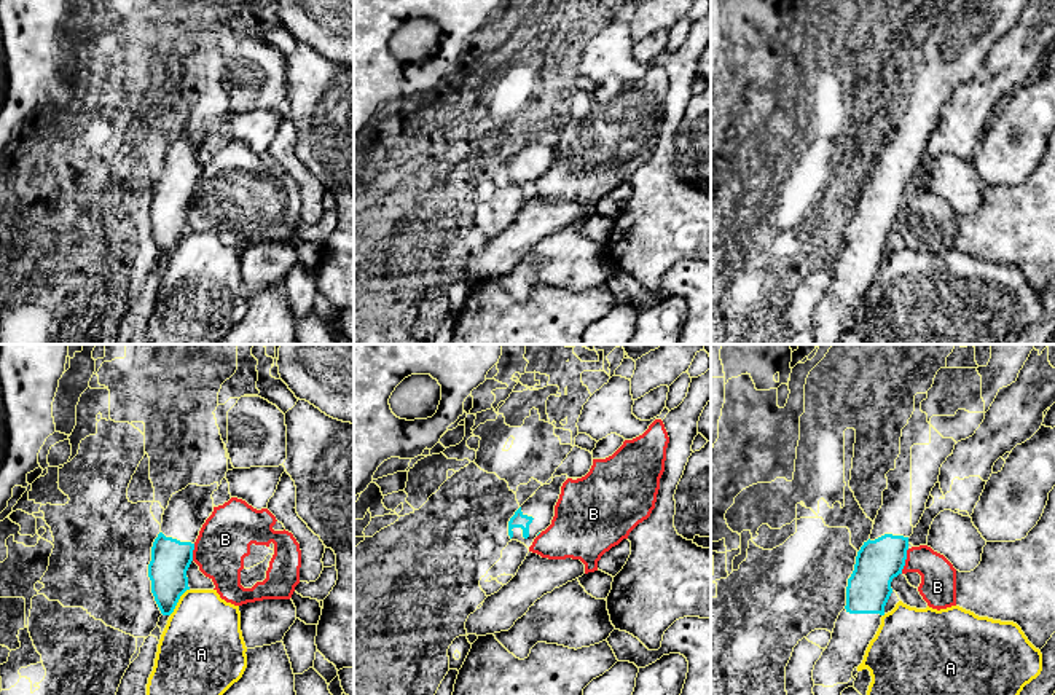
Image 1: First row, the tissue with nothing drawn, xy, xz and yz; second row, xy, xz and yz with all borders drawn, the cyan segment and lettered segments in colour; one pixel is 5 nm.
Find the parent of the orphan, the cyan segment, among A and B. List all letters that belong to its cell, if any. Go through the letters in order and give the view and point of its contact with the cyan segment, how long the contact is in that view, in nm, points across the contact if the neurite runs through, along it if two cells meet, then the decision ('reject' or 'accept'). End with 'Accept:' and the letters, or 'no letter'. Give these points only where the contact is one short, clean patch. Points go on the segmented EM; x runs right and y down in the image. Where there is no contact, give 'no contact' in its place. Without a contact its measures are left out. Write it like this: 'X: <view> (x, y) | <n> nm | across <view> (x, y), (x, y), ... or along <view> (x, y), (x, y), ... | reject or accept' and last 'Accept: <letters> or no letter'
A: xy (177, 601) | 170 nm | along xy (188, 588), (169, 614) | reject
B: yz (904, 561) | 130 nm | along yz (909, 549), (901, 573) | reject
Accept: no letter

